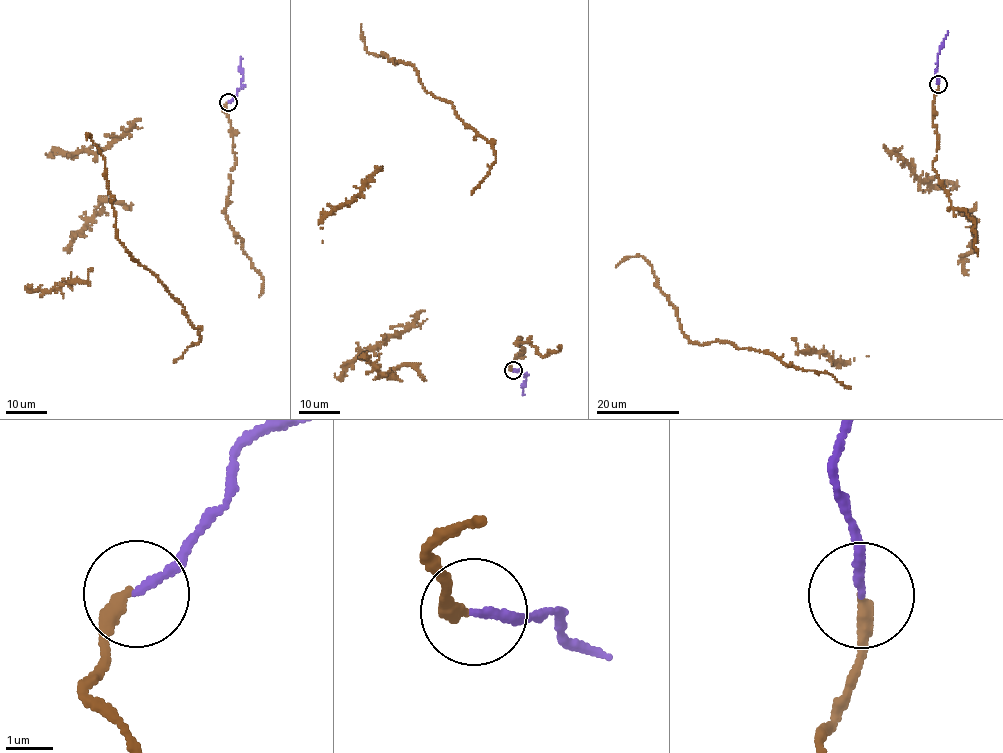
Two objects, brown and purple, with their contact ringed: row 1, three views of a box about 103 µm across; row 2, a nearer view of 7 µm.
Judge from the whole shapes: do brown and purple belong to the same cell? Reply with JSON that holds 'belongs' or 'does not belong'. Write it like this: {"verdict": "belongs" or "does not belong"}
{"verdict": "belongs"}

